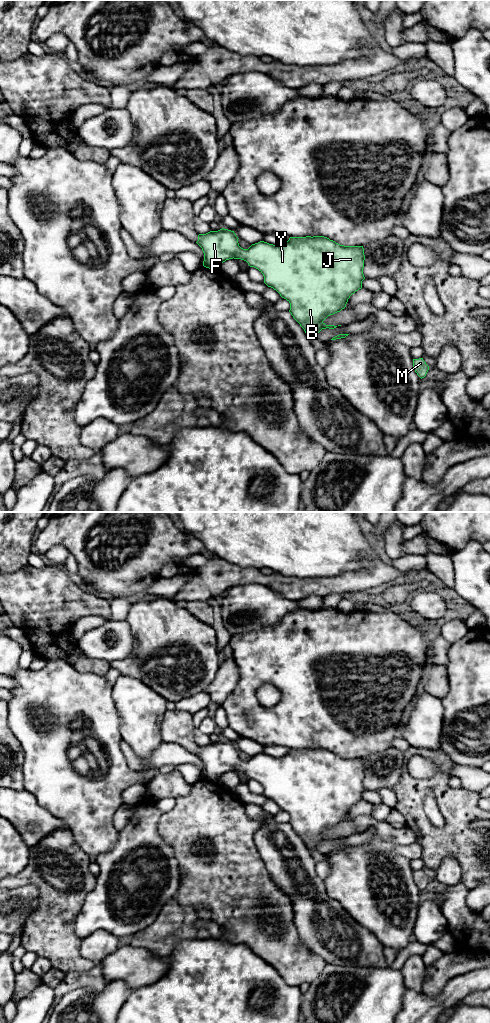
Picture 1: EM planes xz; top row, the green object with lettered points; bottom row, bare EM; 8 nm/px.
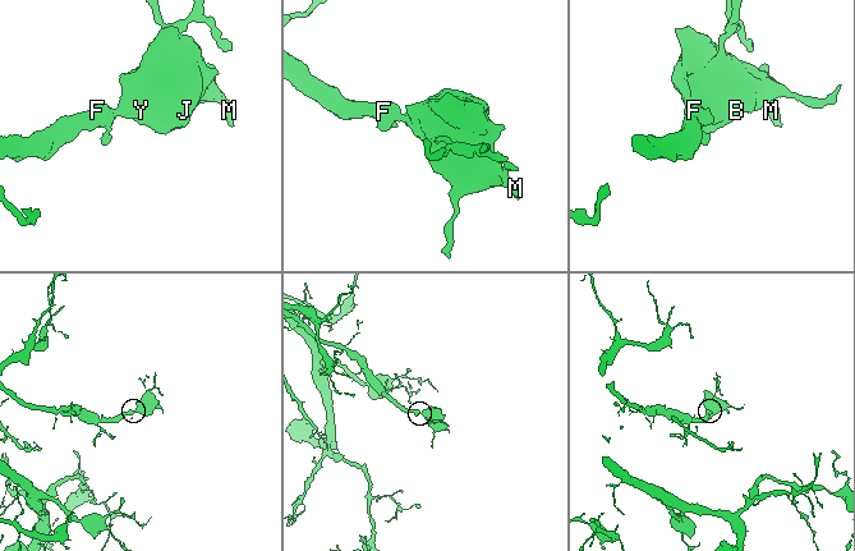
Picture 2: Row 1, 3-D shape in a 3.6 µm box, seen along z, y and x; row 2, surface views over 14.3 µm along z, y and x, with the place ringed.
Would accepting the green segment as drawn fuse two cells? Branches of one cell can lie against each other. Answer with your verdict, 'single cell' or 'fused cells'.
single cell

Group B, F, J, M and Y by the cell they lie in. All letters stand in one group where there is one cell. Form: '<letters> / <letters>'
B F J M Y

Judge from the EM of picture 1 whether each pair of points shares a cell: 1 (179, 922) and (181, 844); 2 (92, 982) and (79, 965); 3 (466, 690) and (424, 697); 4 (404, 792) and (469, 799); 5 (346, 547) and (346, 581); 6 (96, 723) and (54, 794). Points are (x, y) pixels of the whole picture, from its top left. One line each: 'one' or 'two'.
1: two
2: two
3: two
4: one
5: two
6: one

